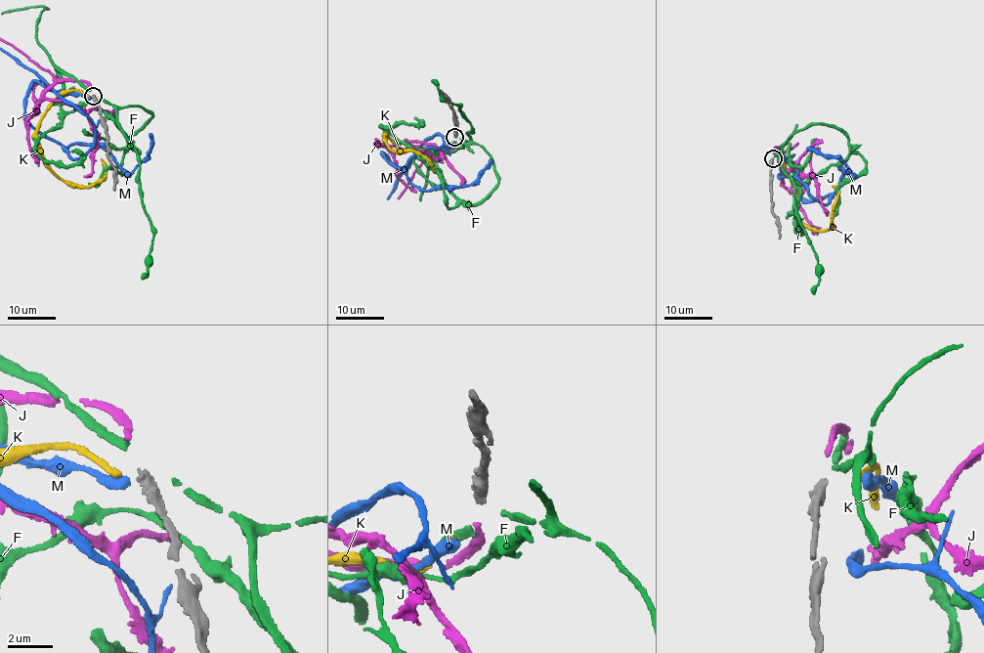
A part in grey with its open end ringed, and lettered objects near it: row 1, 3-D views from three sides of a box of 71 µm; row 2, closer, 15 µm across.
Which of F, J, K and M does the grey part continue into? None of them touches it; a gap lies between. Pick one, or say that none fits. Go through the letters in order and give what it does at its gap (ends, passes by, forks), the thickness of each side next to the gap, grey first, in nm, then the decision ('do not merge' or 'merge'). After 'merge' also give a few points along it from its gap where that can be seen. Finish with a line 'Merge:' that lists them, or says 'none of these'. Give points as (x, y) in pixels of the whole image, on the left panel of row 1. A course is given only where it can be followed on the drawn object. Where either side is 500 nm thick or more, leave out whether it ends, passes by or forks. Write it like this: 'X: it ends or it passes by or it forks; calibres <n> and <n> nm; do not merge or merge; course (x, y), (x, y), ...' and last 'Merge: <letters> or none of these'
F: it ends; calibres 400 and 160 nm; do not merge
J: it ends; calibres 400 and 240 nm; merge
K: it ends; calibres 400 and 280 nm; do not merge
M: calibres 400 and 500 nm; do not merge
Merge: J

